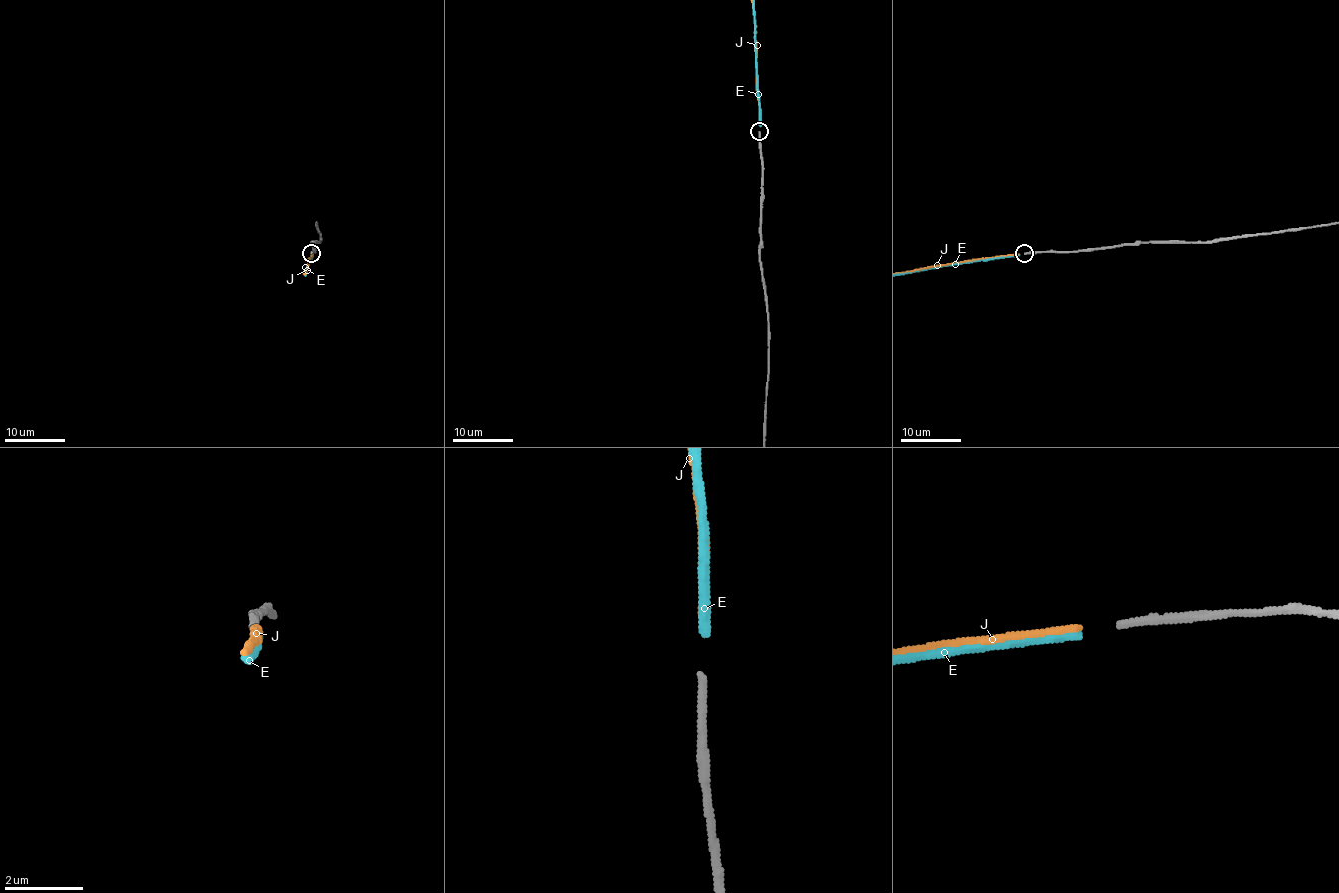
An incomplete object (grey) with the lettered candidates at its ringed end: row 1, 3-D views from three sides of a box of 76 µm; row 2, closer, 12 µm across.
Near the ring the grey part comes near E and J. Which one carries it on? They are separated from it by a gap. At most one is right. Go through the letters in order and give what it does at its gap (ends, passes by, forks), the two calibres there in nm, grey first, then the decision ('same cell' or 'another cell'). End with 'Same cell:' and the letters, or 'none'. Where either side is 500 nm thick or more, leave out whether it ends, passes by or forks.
E: it ends; calibres 200 and 240 nm; another cell
J: it ends; calibres 200 and 190 nm; same cell
Same cell: J

